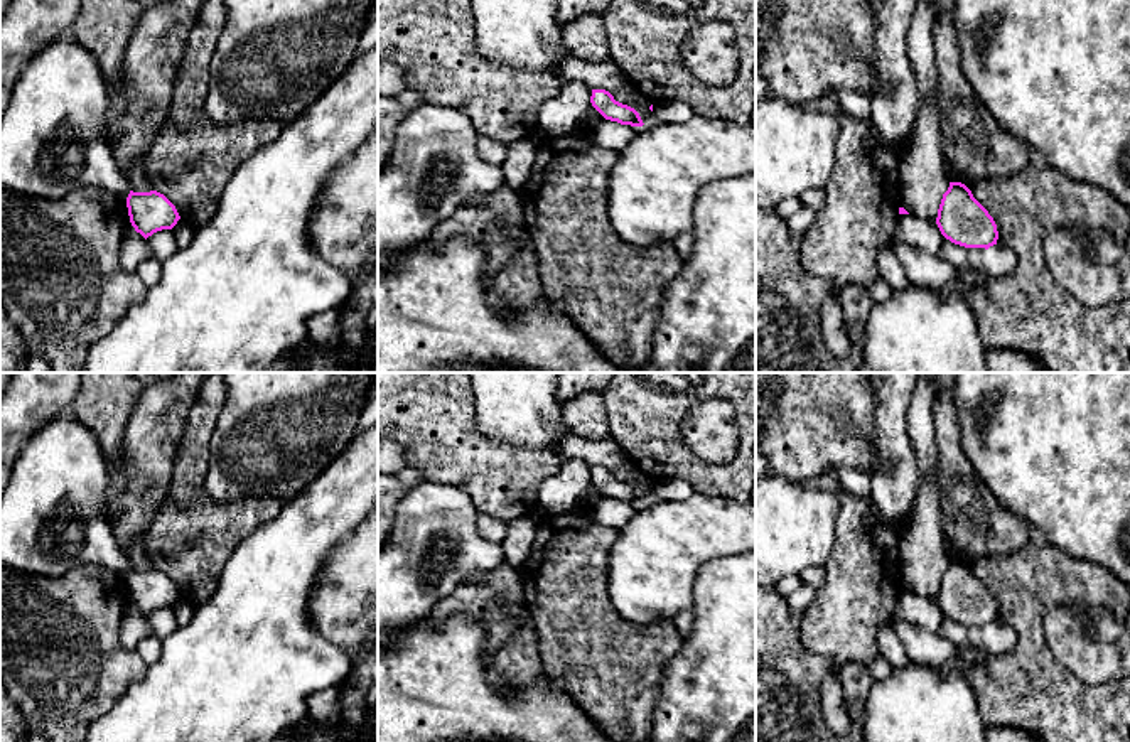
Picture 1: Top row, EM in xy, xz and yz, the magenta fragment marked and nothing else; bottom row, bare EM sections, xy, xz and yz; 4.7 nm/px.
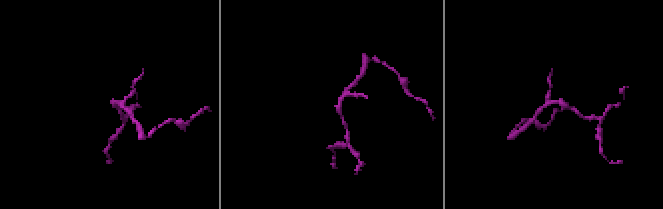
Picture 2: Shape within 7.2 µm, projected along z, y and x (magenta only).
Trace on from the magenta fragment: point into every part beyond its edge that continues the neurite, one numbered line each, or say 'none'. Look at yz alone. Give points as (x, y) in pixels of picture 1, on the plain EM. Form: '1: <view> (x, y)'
none

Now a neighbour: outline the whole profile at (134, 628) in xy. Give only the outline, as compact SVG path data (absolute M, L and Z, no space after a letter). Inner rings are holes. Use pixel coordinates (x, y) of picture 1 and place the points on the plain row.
M128 600L128 607L120 624L120 643L126 649L135 649L137 644L148 636L152 636L148 621L140 610L135 609L132 600Z

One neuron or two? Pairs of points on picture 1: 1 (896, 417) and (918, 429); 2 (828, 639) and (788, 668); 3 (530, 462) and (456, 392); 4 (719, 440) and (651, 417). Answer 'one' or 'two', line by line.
1: two
2: two
3: one
4: two

